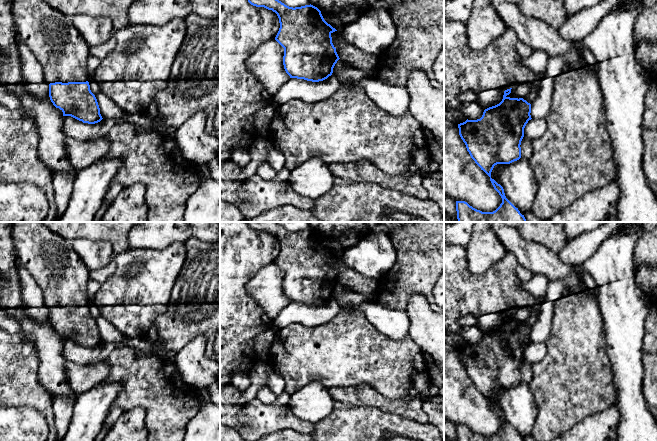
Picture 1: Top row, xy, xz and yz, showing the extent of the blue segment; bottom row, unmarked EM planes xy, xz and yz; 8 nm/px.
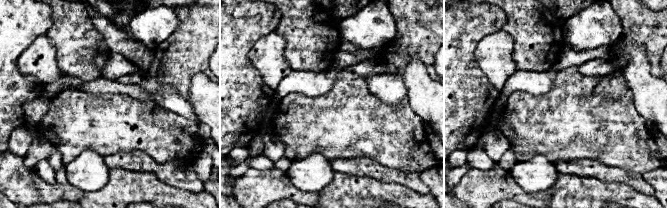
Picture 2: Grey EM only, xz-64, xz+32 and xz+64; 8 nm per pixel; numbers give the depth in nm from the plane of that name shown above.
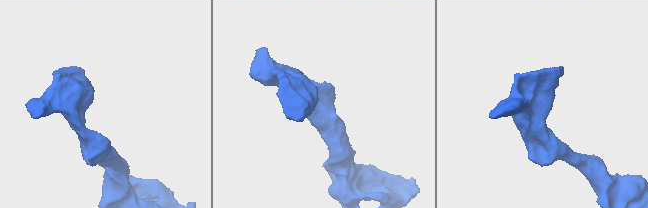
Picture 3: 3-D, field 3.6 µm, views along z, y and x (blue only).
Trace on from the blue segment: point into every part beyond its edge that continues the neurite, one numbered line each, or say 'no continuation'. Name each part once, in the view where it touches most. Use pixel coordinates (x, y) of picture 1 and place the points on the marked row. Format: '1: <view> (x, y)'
1: xy (52, 38)

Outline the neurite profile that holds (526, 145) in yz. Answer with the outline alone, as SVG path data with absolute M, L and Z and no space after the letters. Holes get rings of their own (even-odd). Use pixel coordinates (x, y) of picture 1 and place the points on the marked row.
M523 137L521 141L521 158L529 160L532 154L532 141Z

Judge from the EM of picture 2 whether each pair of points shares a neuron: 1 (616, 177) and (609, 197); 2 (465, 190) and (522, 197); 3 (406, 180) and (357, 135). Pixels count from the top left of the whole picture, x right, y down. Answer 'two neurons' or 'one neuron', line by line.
1: two neurons
2: one neuron
3: two neurons

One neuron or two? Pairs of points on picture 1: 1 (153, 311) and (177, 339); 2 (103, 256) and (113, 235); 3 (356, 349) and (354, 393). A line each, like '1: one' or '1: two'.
1: two
2: two
3: two

